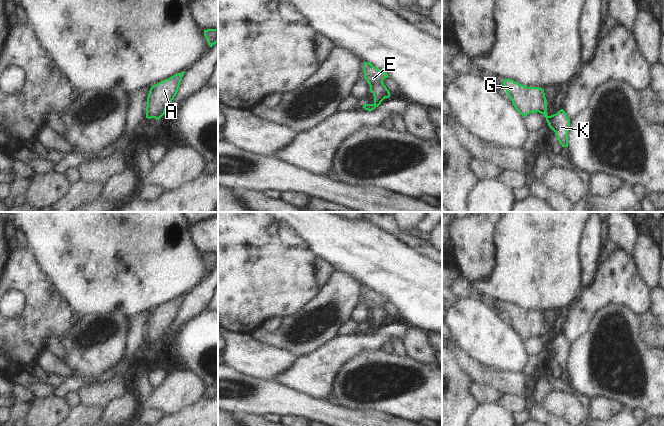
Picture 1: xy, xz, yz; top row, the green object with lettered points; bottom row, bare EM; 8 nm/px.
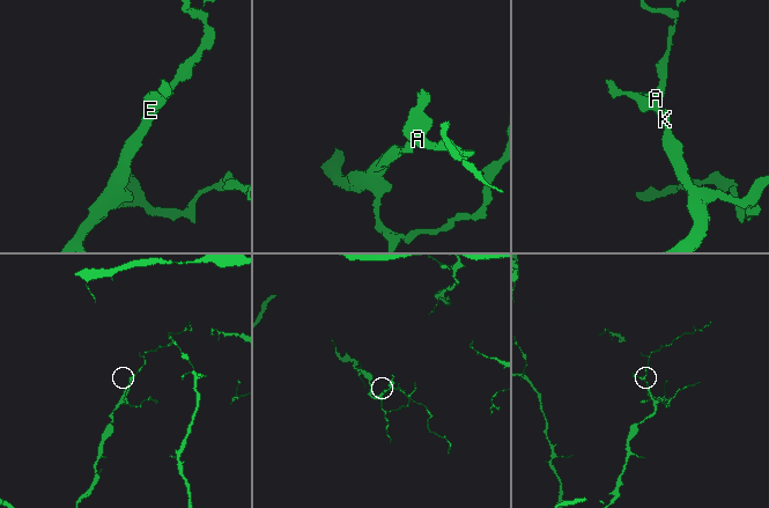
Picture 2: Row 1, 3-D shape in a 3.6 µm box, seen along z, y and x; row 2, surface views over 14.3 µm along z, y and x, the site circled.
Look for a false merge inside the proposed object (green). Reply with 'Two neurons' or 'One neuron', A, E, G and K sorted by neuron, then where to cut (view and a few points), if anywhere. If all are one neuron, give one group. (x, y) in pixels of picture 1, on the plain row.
One neuron. Groups: A E G K. No split

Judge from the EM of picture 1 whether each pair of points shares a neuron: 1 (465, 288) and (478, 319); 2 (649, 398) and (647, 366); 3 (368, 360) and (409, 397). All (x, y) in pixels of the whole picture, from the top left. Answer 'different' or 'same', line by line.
1: different
2: same
3: same

